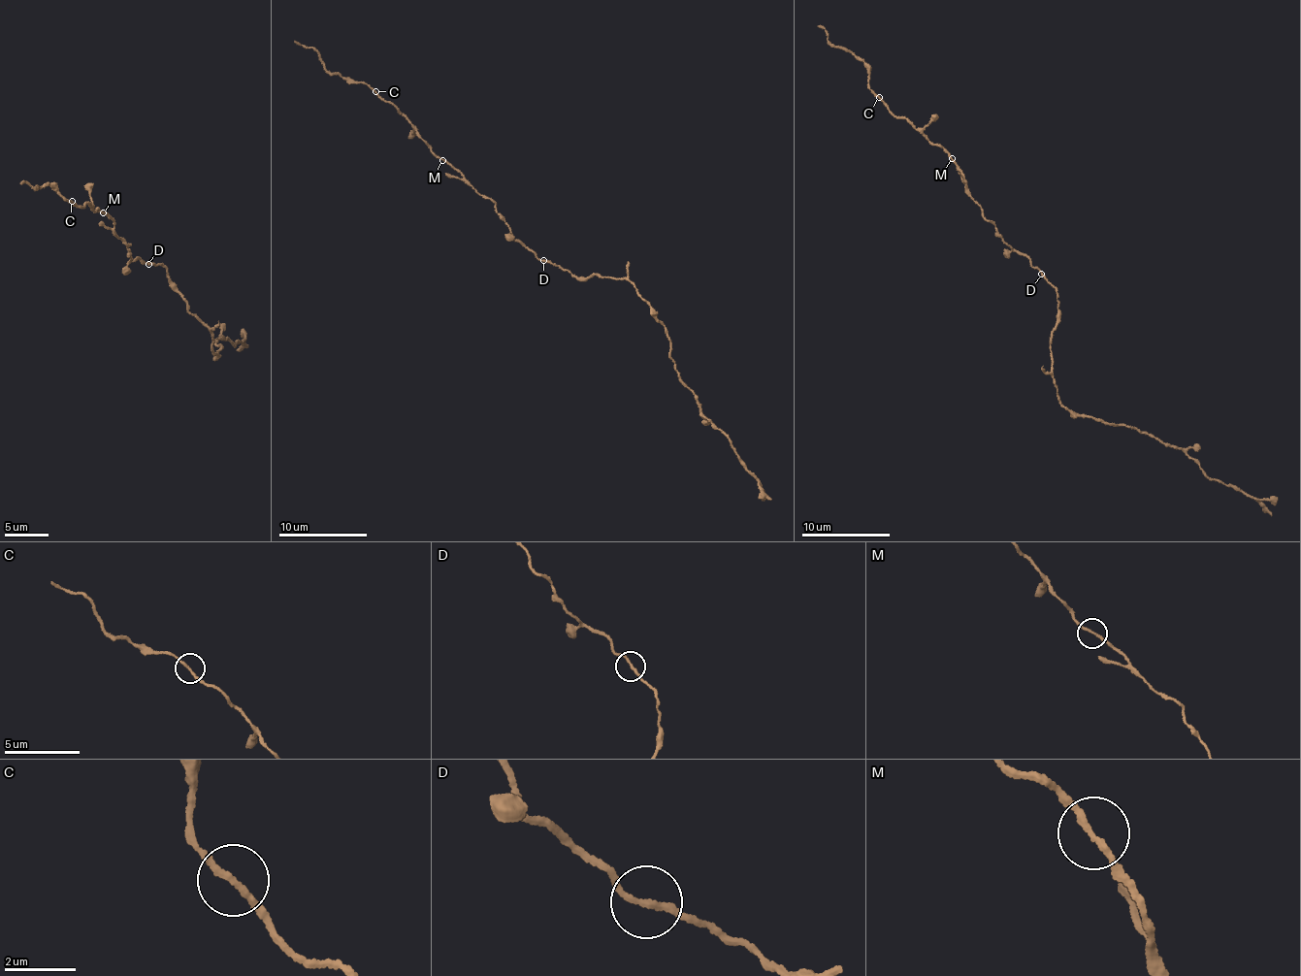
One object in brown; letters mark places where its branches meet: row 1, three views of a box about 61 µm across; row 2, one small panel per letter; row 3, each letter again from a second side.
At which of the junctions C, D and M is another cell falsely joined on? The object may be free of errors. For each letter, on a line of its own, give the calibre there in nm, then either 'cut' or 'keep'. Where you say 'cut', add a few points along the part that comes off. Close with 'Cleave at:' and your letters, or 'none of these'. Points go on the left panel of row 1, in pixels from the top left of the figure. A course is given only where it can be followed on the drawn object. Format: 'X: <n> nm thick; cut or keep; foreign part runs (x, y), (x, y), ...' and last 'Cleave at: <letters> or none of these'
C: 180 nm thick; keep
D: 180 nm thick; cut; foreign part runs (147, 265), (166, 269), (209, 329), (211, 351), (222, 348), (220, 336), (235, 345), (245, 333)
M: 180 nm thick; keep
Cleave at: D

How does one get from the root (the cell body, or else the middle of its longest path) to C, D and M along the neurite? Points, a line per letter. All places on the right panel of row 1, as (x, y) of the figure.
C: (1055, 289), (986, 219), (955, 161), (879, 97)
D: (1055, 289), (1041, 275)
M: (1055, 289), (1031, 261), (1005, 242), (997, 229), (986, 219), (981, 206), (970, 195), (964, 175), (952, 158)

